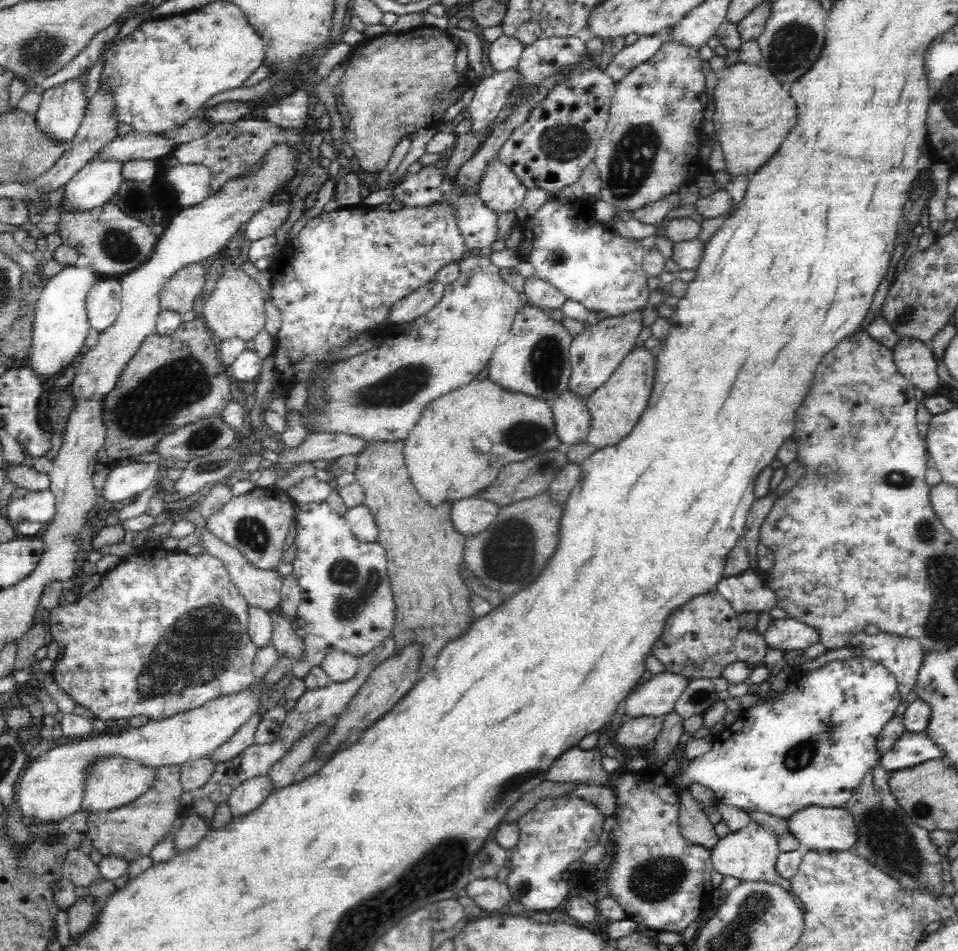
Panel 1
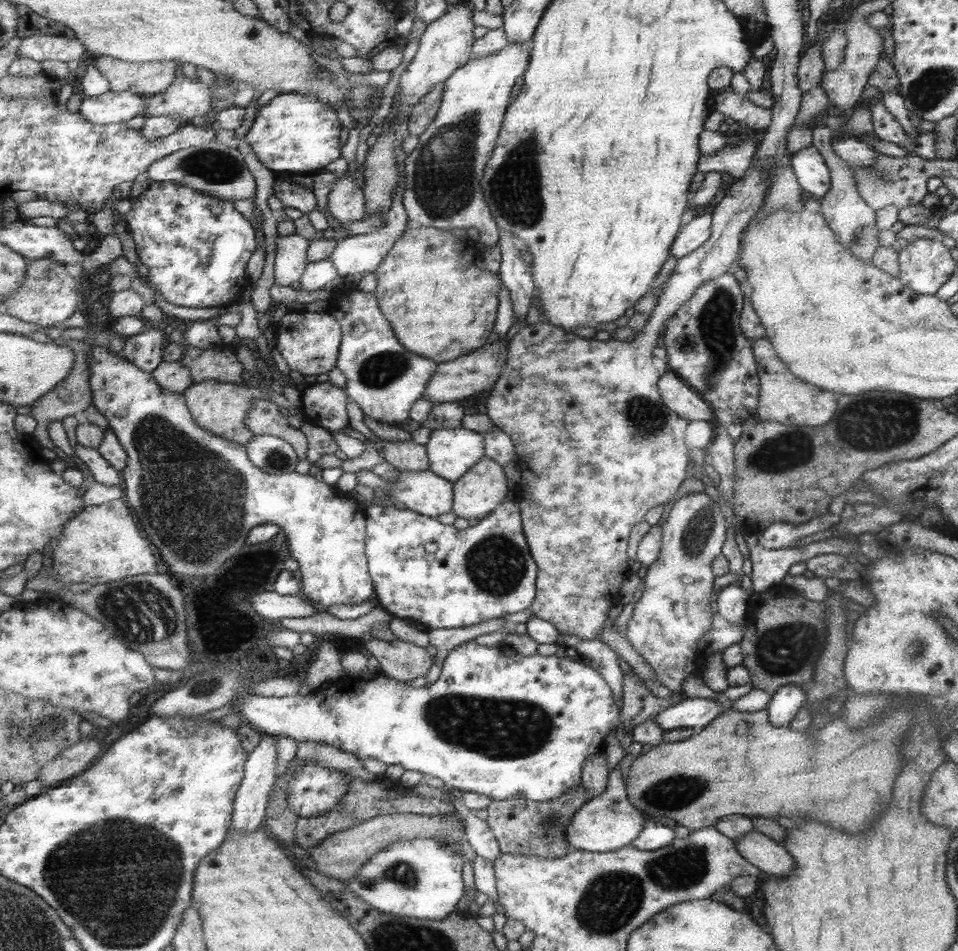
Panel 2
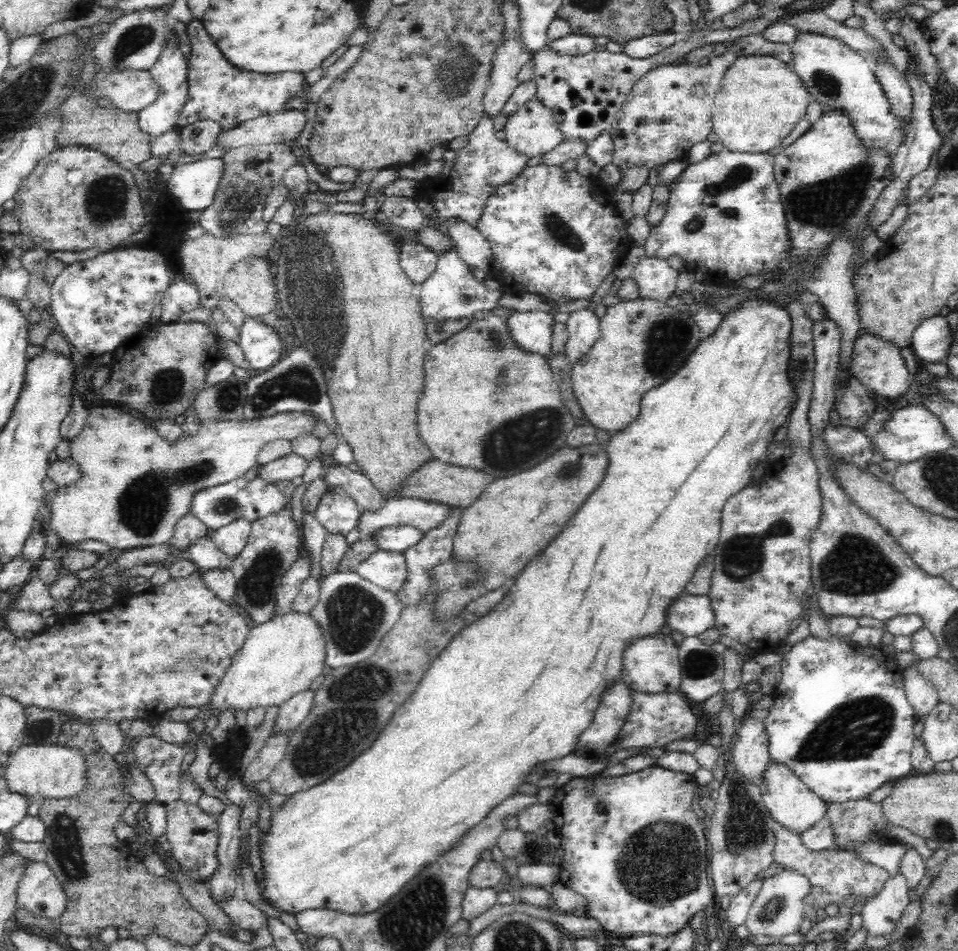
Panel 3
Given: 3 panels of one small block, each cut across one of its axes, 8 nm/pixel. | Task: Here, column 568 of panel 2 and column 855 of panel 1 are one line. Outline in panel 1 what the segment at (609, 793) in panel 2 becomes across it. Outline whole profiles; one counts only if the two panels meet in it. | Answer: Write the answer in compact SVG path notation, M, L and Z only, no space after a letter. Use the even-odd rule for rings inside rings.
M806 806L794 810L786 818L786 832L790 832L804 850L850 850L856 842L856 826L844 808Z

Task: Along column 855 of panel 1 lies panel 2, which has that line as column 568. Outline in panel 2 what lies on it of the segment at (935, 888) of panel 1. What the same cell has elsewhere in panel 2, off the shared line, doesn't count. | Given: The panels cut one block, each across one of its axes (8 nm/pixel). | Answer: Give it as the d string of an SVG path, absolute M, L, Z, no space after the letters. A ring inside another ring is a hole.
M583 786L571 794L565 794L563 798L555 798L549 802L505 802L499 800L487 808L489 810L489 826L495 832L501 850L505 854L525 854L525 856L547 856L547 858L563 858L569 854L571 844L567 842L567 826L573 820L573 816L581 810L581 806L587 802L587 794Z

